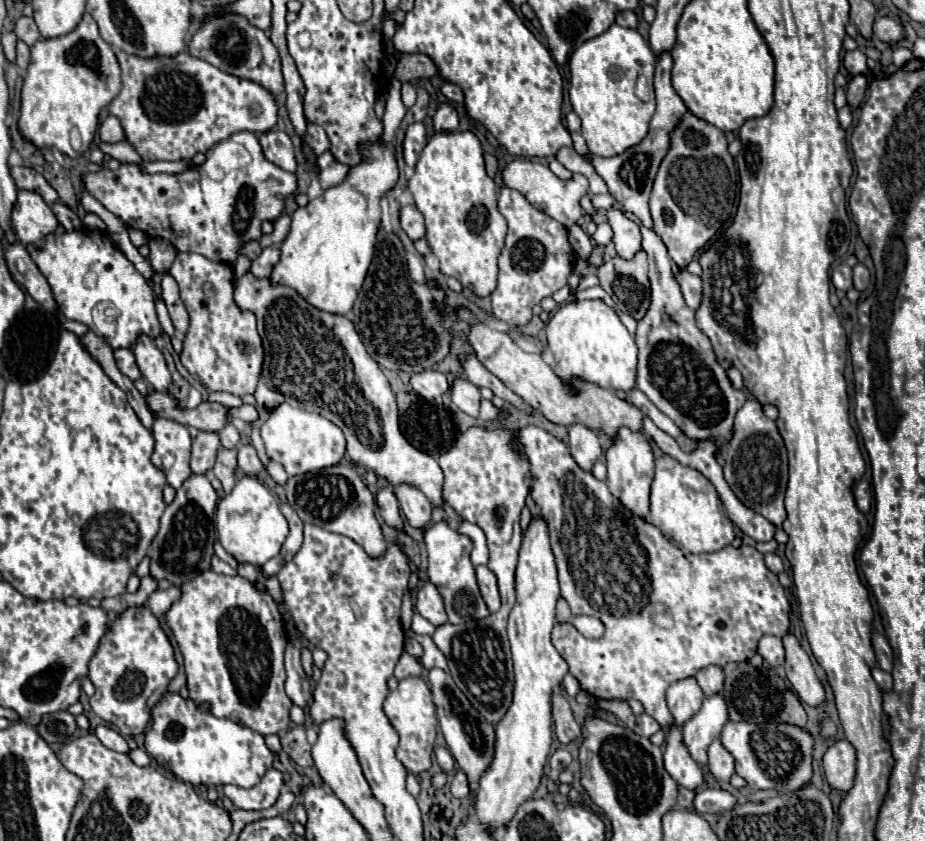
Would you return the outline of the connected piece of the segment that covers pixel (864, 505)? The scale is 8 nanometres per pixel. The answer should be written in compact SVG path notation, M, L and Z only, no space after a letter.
M860 479L856 485L854 485L854 497L856 497L856 505L862 513L866 513L871 508L873 490L870 483L865 479Z

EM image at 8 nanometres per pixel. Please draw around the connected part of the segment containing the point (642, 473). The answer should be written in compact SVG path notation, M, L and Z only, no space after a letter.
M626 427L618 429L612 437L612 445L606 451L606 465L608 465L608 477L606 483L634 515L646 517L648 515L648 497L650 497L650 485L654 481L654 453L648 437L642 431L630 431Z

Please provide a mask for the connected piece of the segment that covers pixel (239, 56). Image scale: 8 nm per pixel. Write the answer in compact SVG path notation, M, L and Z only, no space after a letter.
M224 15L224 19L208 19L208 23L204 23L200 31L196 31L188 51L230 75L250 79L268 87L274 95L284 89L280 73L280 57L276 55L276 47L272 47L272 41L264 31L252 27L246 19L240 19L240 15Z

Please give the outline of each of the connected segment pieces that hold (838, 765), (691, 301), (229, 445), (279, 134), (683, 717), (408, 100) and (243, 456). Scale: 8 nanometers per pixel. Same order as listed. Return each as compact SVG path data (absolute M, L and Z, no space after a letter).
M838 739L824 753L824 775L830 787L848 791L856 775L856 749L850 741Z
M678 271L676 279L682 287L682 293L684 293L688 307L698 309L700 303L702 303L702 279L696 277L696 275L690 275L688 271Z
M228 423L218 435L220 435L220 443L222 443L224 449L234 449L234 447L238 447L238 443L240 443L240 435L238 435L238 431L234 429L232 423Z
M272 129L272 131L262 133L260 145L262 145L264 157L270 163L274 163L274 165L278 165L278 167L282 167L284 171L290 171L290 173L296 171L294 145L292 145L292 139L284 131Z
M694 677L680 679L666 691L666 703L674 715L674 723L686 723L700 709L702 699L704 693Z
M404 83L402 85L402 103L406 109L410 109L414 103L416 103L416 89L410 85L410 83Z
M240 445L238 447L238 467L246 475L258 475L262 471L262 463L260 463L256 449L252 445Z

